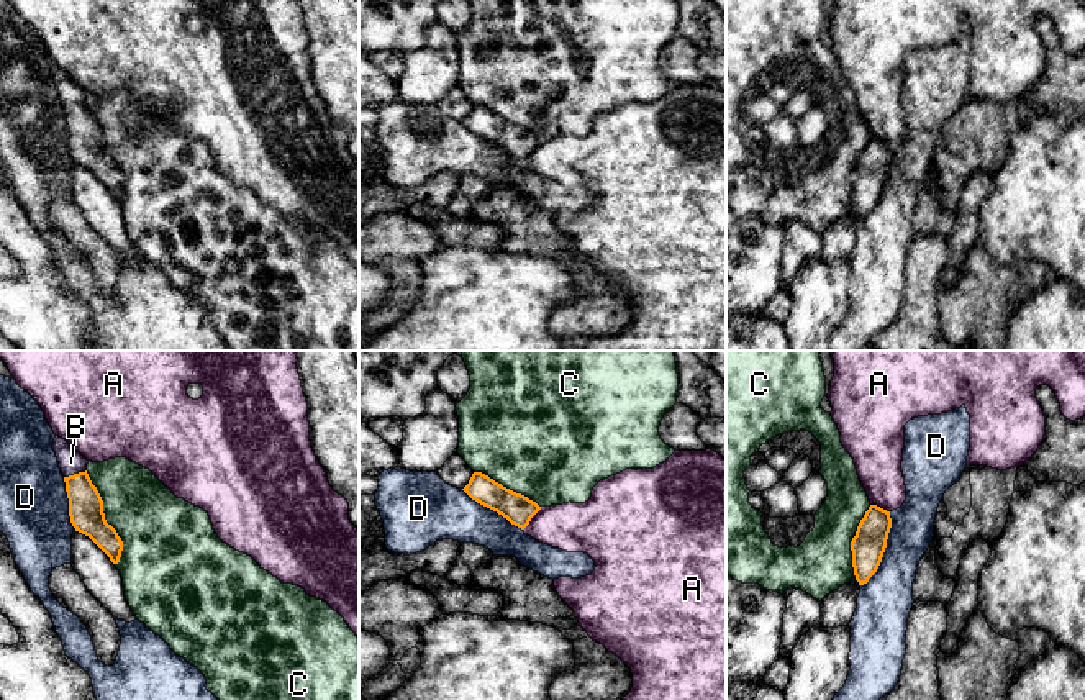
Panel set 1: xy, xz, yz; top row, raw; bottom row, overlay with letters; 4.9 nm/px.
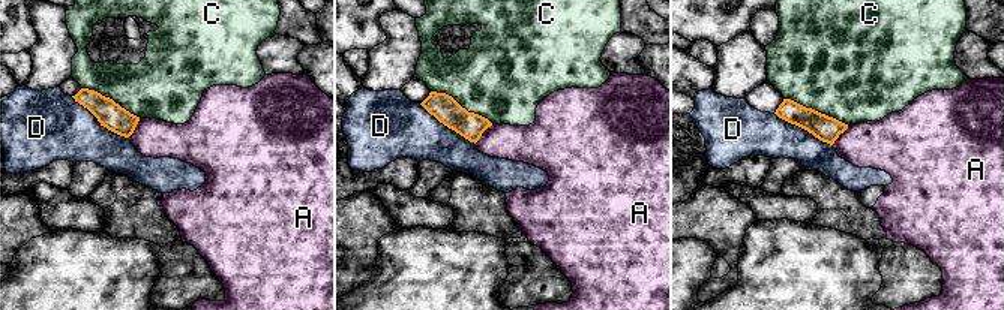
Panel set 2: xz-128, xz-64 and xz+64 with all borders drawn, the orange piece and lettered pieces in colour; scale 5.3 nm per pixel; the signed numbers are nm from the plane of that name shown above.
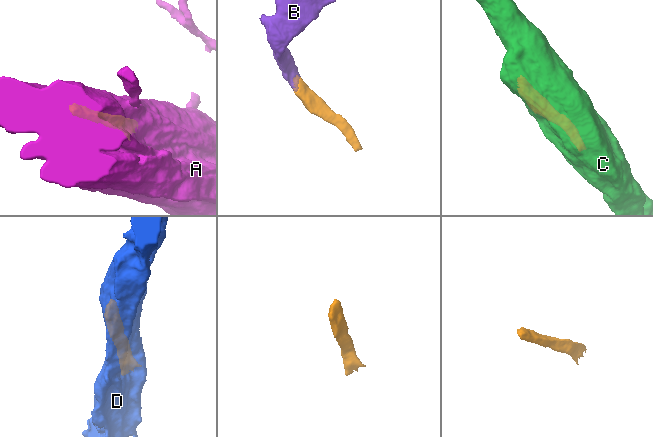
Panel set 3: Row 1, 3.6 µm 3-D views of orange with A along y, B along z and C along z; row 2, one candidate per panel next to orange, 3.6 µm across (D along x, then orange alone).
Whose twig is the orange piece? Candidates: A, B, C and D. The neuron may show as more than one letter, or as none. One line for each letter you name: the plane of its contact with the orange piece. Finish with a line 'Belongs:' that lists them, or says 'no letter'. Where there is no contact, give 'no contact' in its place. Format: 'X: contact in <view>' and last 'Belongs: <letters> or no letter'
B: contact in xy
Belongs: B

